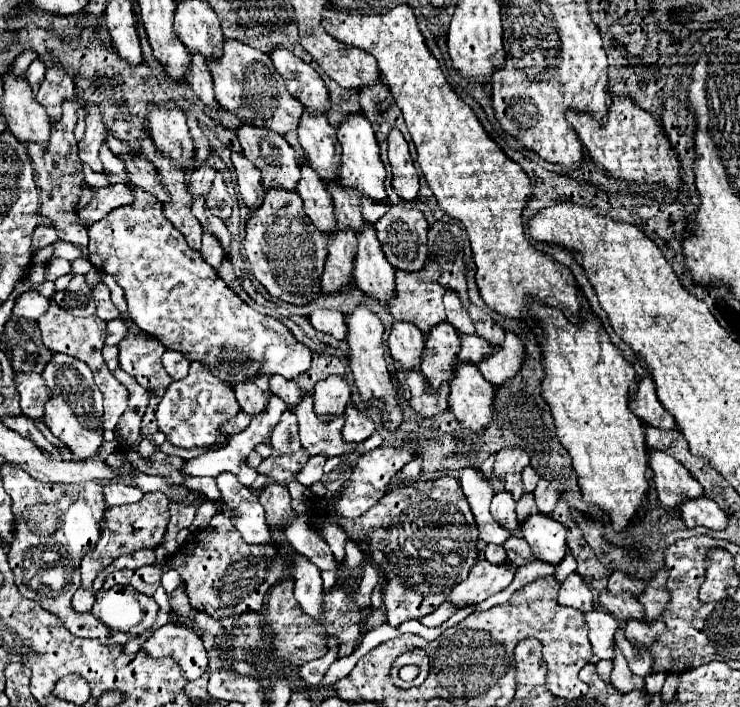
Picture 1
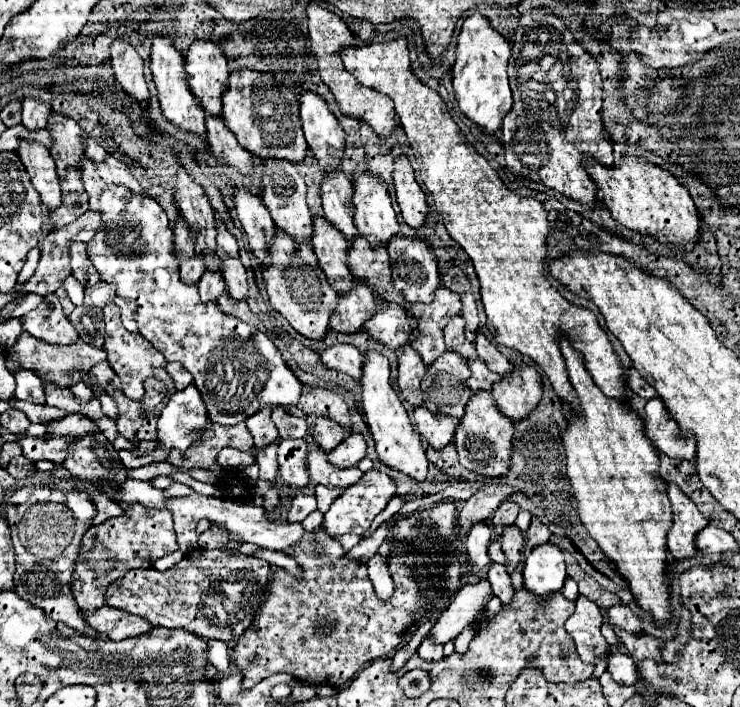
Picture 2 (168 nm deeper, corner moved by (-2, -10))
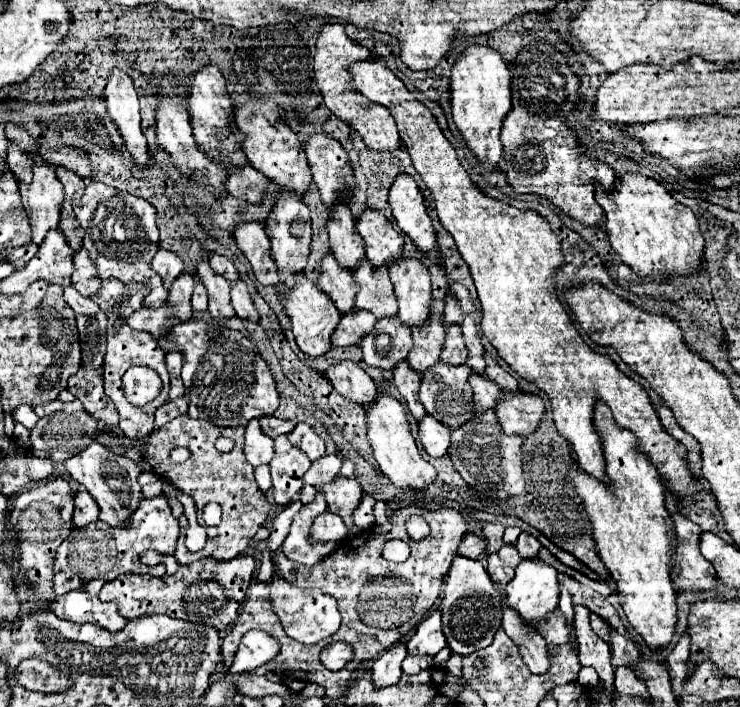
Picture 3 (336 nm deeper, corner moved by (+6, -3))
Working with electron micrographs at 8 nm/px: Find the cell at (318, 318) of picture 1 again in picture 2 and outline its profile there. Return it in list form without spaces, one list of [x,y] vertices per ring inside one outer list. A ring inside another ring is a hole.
[[[336,343],[320,351],[320,359],[326,367],[338,369],[354,379],[360,379],[360,355],[362,353],[350,343]]]

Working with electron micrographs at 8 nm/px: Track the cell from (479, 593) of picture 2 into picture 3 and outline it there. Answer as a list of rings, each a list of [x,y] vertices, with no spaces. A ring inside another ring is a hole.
[[[432,612],[416,630],[416,634],[408,640],[406,648],[412,656],[436,656],[446,646],[442,624],[440,624],[440,612]]]

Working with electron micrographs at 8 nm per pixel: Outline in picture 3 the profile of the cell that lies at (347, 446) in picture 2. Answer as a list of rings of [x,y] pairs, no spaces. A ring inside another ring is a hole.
[[[338,452],[332,456],[322,456],[320,460],[312,462],[310,470],[304,474],[304,484],[322,488],[324,484],[328,484],[328,480],[334,480],[338,476],[342,462],[344,462],[344,458]]]

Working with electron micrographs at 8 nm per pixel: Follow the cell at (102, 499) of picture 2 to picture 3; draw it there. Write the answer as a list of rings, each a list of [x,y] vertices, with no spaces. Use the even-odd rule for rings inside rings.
[[[76,488],[74,492],[74,514],[72,514],[72,526],[82,528],[90,522],[98,520],[98,508],[96,502],[92,502],[92,496],[84,492],[84,488]]]

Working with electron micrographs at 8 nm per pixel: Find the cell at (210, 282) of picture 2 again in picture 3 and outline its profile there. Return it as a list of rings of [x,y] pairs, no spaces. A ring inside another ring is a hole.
[[[200,282],[196,284],[194,294],[192,294],[192,308],[198,312],[204,312],[208,308],[208,294],[206,294],[204,284],[200,284]]]

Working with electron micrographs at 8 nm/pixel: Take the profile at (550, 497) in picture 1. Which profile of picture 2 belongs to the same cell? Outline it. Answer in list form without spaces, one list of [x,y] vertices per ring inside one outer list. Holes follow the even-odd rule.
[[[534,515],[532,517],[532,523],[530,523],[530,529],[528,529],[528,551],[532,547],[536,547],[538,543],[546,543],[550,539],[550,529]]]

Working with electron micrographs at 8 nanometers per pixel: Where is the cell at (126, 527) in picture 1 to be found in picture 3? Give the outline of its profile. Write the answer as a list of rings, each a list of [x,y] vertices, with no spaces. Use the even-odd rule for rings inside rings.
[[[164,496],[142,498],[140,508],[132,514],[132,524],[128,528],[108,528],[104,522],[92,522],[84,528],[74,528],[56,550],[54,558],[54,592],[66,594],[72,590],[84,590],[92,596],[98,596],[100,588],[106,582],[116,580],[122,574],[150,574],[164,576],[164,564],[144,566],[140,554],[144,550],[158,550],[160,554],[174,554],[178,540],[178,520],[172,516],[170,506]]]

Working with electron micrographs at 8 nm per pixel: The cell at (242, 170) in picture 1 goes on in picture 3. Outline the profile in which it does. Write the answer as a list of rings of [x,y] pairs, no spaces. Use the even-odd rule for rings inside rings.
[[[244,222],[234,232],[236,246],[252,266],[256,280],[264,286],[276,286],[280,282],[276,262],[270,256],[270,240],[260,222]]]

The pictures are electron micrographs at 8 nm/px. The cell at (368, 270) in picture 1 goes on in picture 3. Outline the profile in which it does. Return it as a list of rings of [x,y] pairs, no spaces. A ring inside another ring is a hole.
[[[396,316],[392,320],[378,320],[374,330],[364,336],[360,348],[368,366],[392,370],[408,358],[412,350],[412,332],[404,328]]]

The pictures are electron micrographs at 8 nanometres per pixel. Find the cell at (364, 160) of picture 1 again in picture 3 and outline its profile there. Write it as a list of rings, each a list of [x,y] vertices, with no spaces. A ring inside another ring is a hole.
[[[368,208],[360,216],[356,226],[366,242],[366,258],[374,270],[390,266],[392,262],[402,258],[402,236],[392,228],[390,220],[386,220],[378,210],[372,212],[372,208]]]

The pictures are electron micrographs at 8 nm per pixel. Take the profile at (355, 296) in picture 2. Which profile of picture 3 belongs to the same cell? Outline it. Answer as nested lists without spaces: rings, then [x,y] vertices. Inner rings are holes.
[[[352,310],[348,316],[340,318],[340,324],[336,332],[332,334],[332,344],[346,348],[346,346],[358,346],[366,334],[372,332],[372,326],[376,324],[376,316],[372,312],[360,312]]]

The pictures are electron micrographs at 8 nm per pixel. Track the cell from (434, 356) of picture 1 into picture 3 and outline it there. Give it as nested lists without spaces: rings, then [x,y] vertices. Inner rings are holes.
[[[440,362],[420,374],[420,378],[422,378],[422,386],[420,386],[422,406],[426,408],[426,412],[432,418],[440,420],[450,430],[458,430],[460,426],[464,426],[466,422],[470,422],[474,418],[474,396],[472,396],[472,388],[468,384],[470,374],[472,374],[472,370],[468,366],[450,366],[444,362]]]

